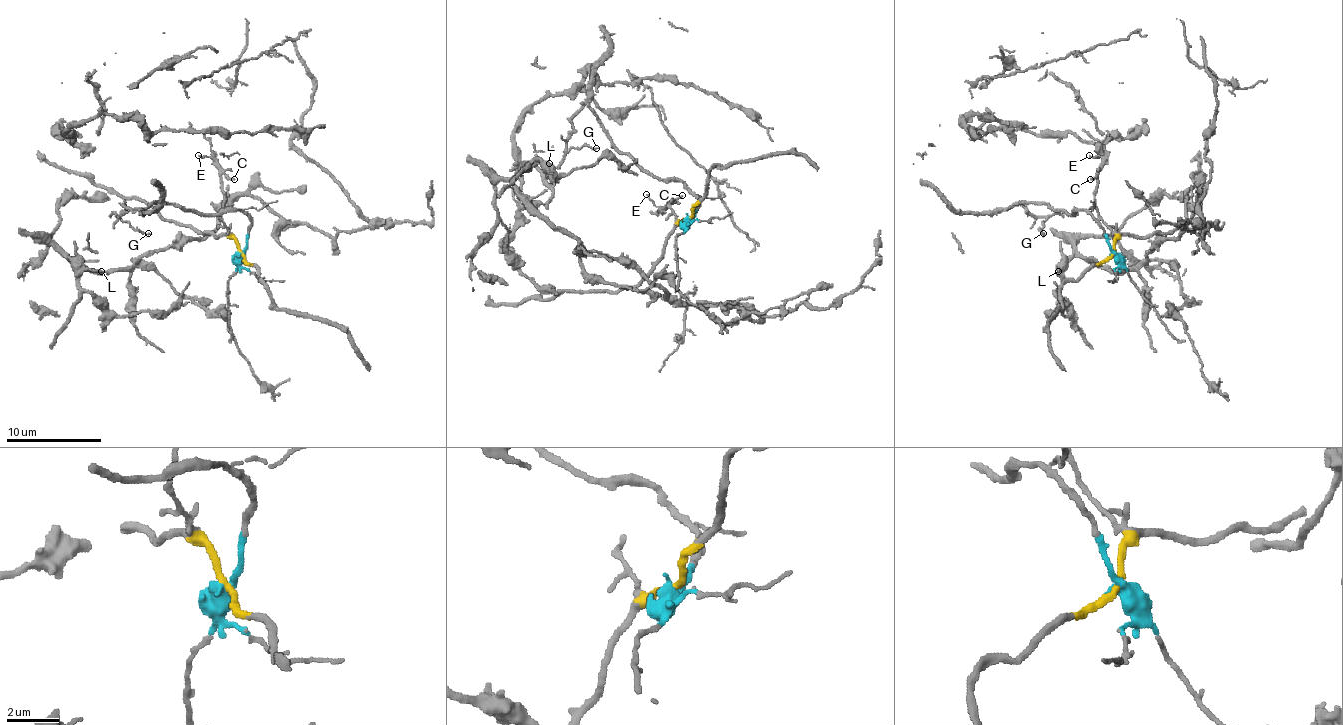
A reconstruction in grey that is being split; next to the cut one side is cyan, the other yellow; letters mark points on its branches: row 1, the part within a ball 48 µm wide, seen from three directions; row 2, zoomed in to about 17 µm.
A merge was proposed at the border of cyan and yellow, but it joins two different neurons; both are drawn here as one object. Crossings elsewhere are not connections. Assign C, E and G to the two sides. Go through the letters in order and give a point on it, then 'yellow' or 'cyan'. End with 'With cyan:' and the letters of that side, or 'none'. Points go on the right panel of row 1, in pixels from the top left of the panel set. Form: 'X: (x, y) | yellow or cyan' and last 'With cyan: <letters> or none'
C: (1090, 179) | yellow
E: (1089, 155) | yellow
G: (1043, 233) | cyan
With cyan: G

